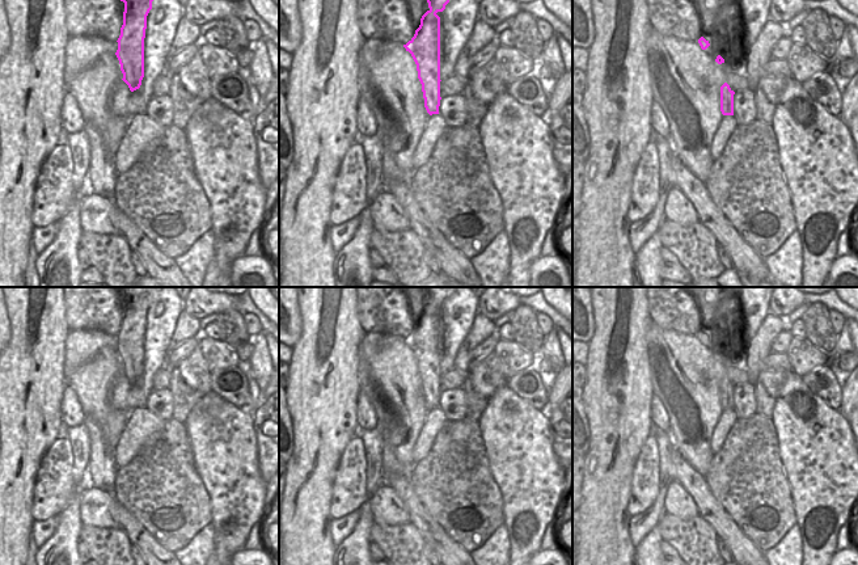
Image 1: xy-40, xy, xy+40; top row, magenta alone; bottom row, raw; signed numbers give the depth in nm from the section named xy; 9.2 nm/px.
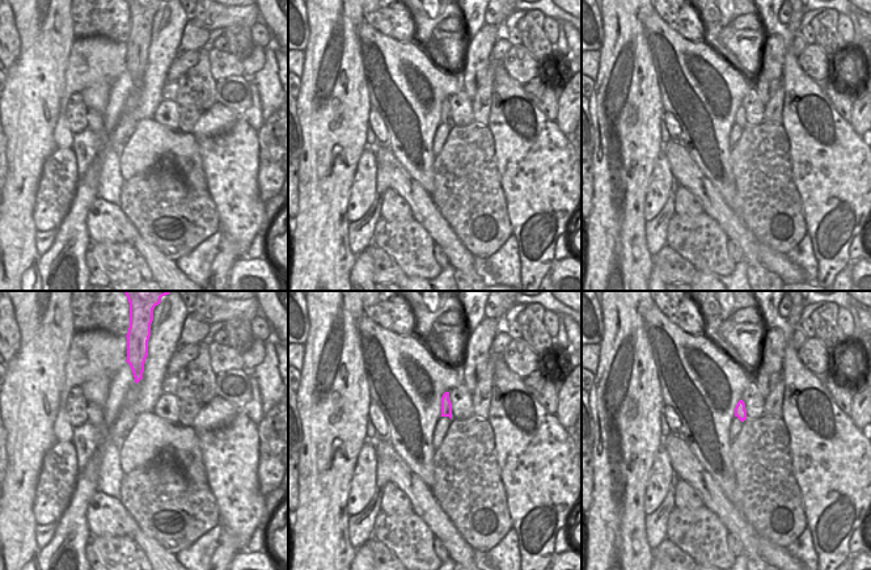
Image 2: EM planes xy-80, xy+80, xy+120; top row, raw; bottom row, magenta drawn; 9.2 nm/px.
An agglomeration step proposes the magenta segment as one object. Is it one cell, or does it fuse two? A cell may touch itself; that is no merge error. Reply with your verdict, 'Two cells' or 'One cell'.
Two cells.

